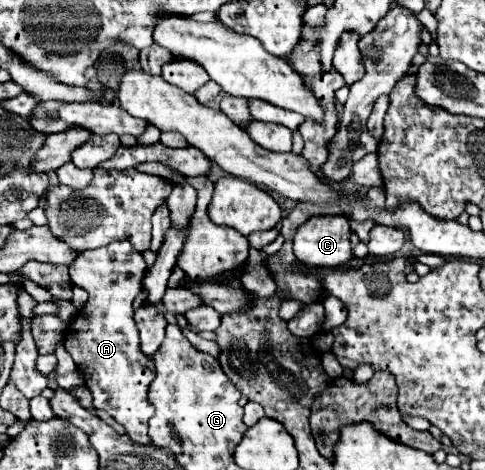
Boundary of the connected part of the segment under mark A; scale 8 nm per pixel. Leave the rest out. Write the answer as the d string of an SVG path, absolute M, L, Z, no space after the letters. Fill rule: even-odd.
M116 241L96 251L84 251L84 255L78 255L70 265L70 279L74 285L82 287L88 293L88 303L76 313L64 337L64 347L72 355L74 363L78 365L84 377L86 387L94 397L94 407L106 411L120 425L124 425L128 431L128 437L134 443L150 443L148 419L154 415L154 407L148 401L148 387L156 377L156 369L154 369L154 361L140 351L140 339L138 339L136 323L132 319L134 315L132 301L144 287L142 281L146 277L146 271L148 271L148 265L142 253L138 253L128 241Z

